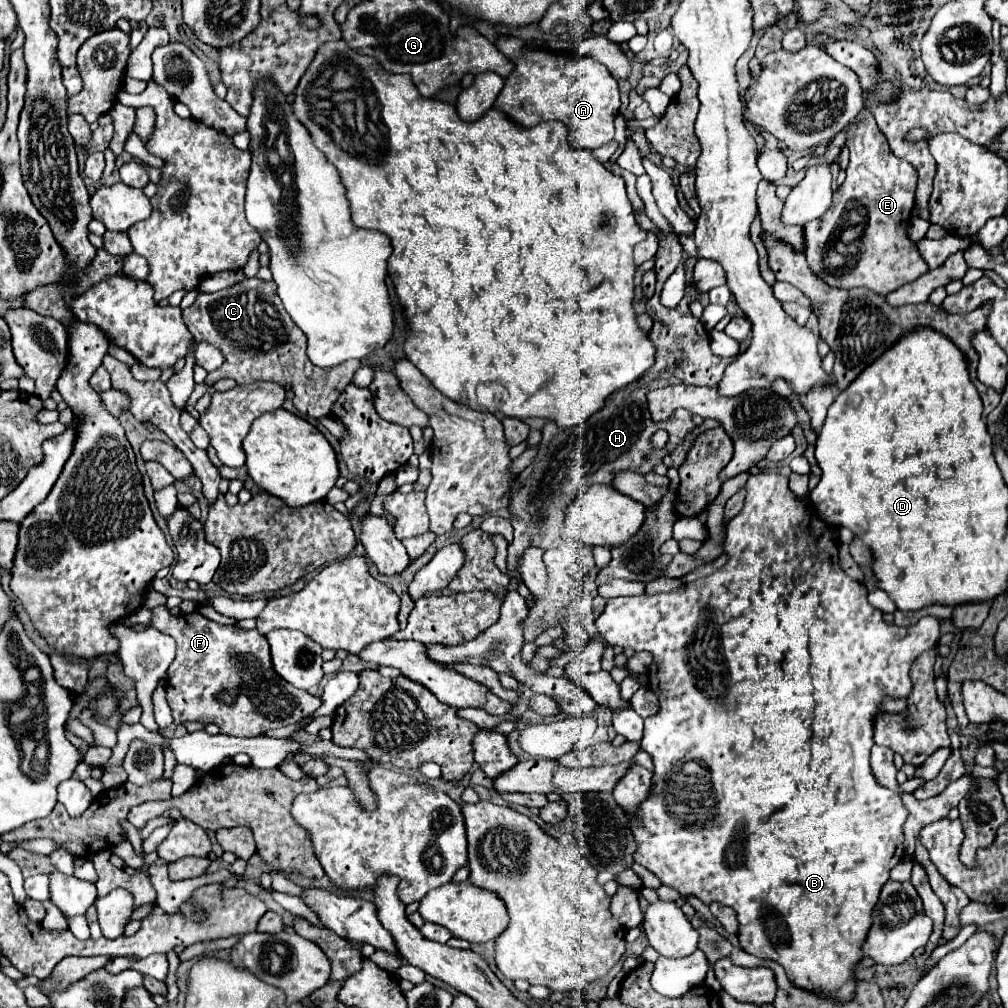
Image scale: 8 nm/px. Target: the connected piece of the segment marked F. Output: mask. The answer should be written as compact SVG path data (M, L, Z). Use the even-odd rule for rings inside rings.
M165 605L151 609L151 615L151 627L177 641L177 655L167 669L167 701L175 725L185 721L215 723L225 735L257 737L269 729L295 725L321 705L319 697L295 689L275 673L269 643L257 629L219 625L199 611L171 615Z

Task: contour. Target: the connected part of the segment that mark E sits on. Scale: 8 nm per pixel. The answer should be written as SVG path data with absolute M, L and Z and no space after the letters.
M869 115L865 121L855 123L849 129L847 137L849 147L849 165L845 183L833 193L831 209L821 217L805 225L805 259L811 271L837 289L857 289L865 287L875 293L891 293L905 283L915 281L923 273L929 271L927 263L917 251L917 245L909 239L907 229L911 221L911 209L915 203L915 167L909 161L895 157L883 137L881 129L875 125L875 119Z

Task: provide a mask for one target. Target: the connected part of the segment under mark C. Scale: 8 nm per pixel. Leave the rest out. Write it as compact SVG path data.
M253 277L215 293L199 293L195 303L183 309L183 321L195 341L215 345L225 357L223 365L207 375L205 385L213 385L223 377L231 377L239 385L277 381L293 391L295 407L303 415L315 419L329 415L331 405L337 401L345 385L353 381L353 373L361 367L361 361L357 359L349 359L335 369L319 369L313 365L307 357L307 339L283 309L273 281Z

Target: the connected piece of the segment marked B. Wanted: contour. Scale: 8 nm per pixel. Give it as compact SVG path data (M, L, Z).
M777 473L751 475L745 491L747 497L743 509L727 525L725 555L729 561L721 569L693 583L685 583L669 593L609 599L603 613L595 621L599 633L613 647L631 647L635 651L649 651L653 655L647 687L659 697L659 711L645 719L641 749L651 755L655 769L647 799L639 803L635 815L627 815L637 843L635 863L655 873L663 885L677 889L683 897L695 895L707 905L719 901L733 907L739 919L741 947L755 957L777 961L787 971L787 977L795 987L825 993L835 991L839 993L839 1001L847 1001L855 989L851 981L853 967L863 957L861 943L871 927L873 905L879 899L881 887L889 879L889 871L905 855L903 825L907 819L907 809L893 791L883 789L875 781L869 767L873 721L885 697L909 697L909 667L939 639L939 621L927 615L909 627L887 625L881 611L869 605L865 585L853 581L841 569L839 545L833 529L817 517L811 503L803 503L787 487L787 477Z

